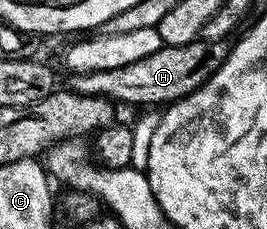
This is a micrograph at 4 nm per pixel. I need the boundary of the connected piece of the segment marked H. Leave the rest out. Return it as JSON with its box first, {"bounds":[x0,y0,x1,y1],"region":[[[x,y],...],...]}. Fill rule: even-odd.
{"bounds":[70,38,229,109],"region":[[[202,38],[181,47],[162,46],[150,53],[150,57],[130,61],[130,65],[122,65],[118,69],[73,74],[70,87],[80,95],[100,95],[104,99],[111,99],[116,105],[133,103],[136,107],[144,107],[140,109],[152,109],[155,103],[177,103],[182,97],[194,93],[222,66],[229,50],[229,44],[225,41],[211,43]]]}

